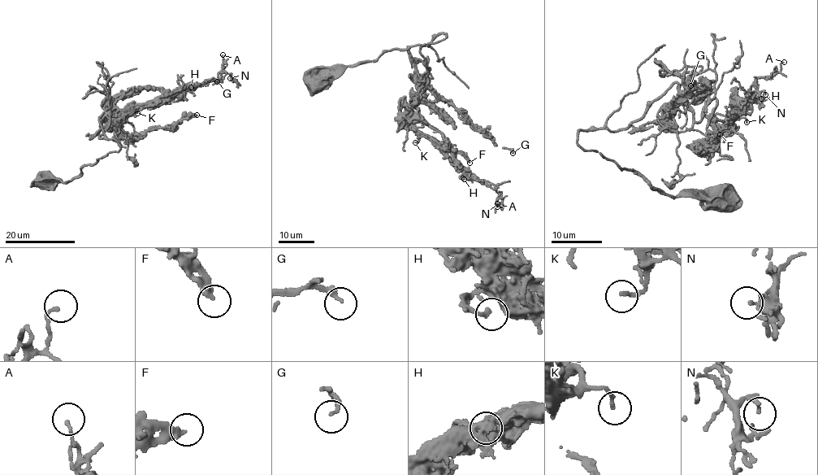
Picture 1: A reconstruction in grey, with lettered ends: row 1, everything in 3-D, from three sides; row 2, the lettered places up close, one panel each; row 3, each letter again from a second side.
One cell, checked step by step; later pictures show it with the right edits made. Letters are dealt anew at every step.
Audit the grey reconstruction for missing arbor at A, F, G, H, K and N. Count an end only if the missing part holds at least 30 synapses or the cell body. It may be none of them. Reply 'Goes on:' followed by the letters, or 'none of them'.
Goes on: none of them

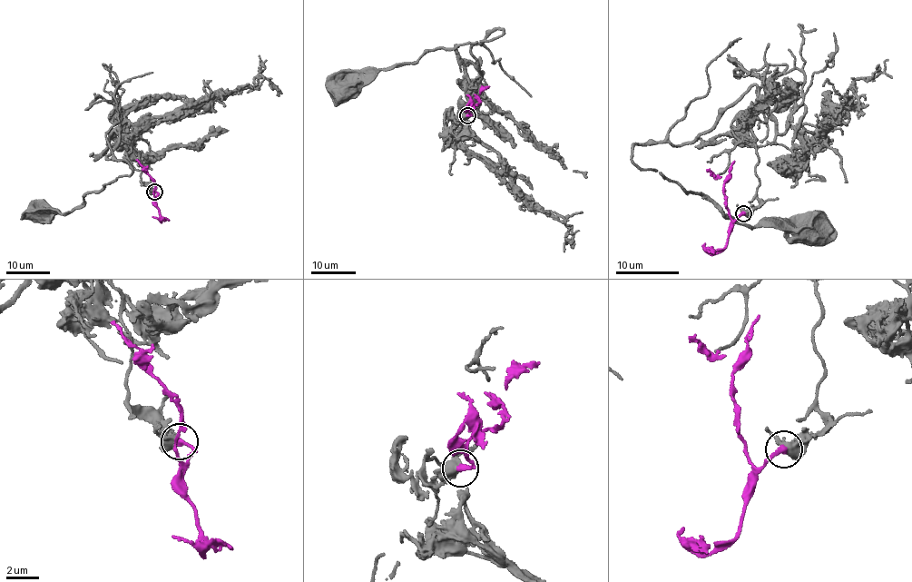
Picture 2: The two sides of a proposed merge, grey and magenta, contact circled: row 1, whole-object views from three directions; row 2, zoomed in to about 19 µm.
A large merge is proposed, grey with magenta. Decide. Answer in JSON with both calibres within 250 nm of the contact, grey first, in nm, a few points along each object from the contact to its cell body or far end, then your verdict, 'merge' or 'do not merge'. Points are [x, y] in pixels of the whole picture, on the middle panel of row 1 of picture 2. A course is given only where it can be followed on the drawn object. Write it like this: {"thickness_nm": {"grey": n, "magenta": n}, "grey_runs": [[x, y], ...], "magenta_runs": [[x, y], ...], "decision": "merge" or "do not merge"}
{"thickness_nm": {"grey": 460, "magenta": 320}, "grey_runs": [[467, 115], [457, 117], [482, 90], [471, 47], [502, 29], [495, 39], [379, 70], [343, 93]], "magenta_runs": [[467, 115], [470, 115], [471, 106], [479, 103], [479, 98], [475, 94]], "decision": "merge"}

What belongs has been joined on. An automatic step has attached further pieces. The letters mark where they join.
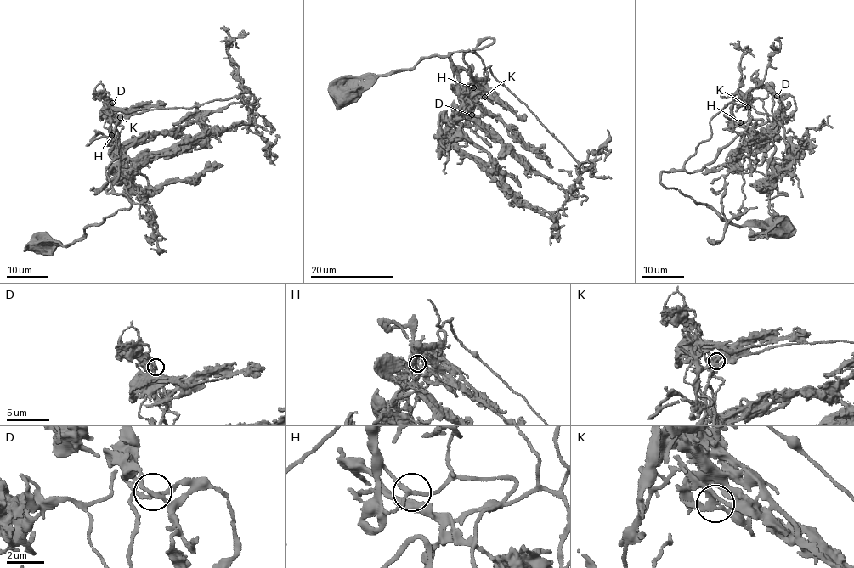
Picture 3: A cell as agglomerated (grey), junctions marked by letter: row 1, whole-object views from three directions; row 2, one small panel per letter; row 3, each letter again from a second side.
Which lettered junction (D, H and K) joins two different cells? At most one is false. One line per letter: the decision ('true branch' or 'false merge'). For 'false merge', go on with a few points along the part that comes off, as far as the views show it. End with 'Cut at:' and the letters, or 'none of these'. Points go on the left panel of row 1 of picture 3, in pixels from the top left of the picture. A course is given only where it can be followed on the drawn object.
D: true branch
H: true branch
K: true branch
Cut at: none of these

